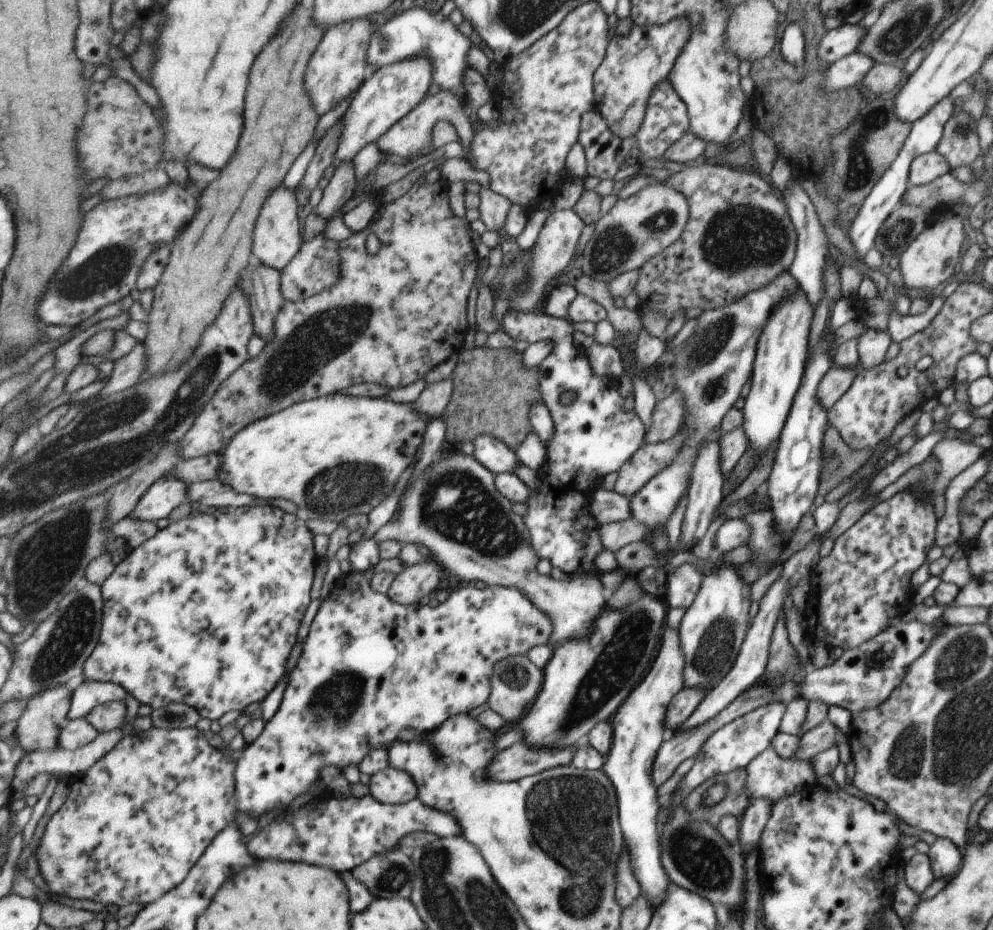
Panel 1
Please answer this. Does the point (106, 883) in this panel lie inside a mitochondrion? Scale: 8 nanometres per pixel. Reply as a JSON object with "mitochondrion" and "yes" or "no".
{"mitochondrion":"no"}

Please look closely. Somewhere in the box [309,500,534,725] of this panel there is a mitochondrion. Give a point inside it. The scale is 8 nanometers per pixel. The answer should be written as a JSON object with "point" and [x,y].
{"point":[514,674]}

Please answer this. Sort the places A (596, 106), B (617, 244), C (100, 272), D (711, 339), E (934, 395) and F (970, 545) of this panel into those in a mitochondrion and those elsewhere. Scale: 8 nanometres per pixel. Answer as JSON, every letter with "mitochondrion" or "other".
{"A":"other","B":"mitochondrion","C":"mitochondrion","D":"mitochondrion","E":"other","F":"other"}

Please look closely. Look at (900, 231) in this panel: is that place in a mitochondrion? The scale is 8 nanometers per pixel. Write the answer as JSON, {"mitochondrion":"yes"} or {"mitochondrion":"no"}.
{"mitochondrion":"yes"}

